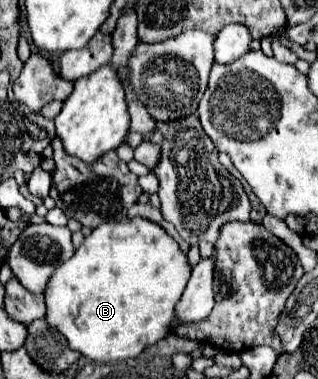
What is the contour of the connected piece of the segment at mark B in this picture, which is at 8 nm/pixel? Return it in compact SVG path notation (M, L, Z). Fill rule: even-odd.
M143 217L103 223L93 229L93 233L85 237L75 255L59 265L53 273L49 289L45 291L45 317L49 325L59 329L67 337L69 347L83 353L87 359L93 359L97 363L131 359L141 355L145 347L155 345L173 331L175 305L181 299L189 277L191 265L187 261L187 255L179 249L179 243L163 231L161 225L145 221Z

